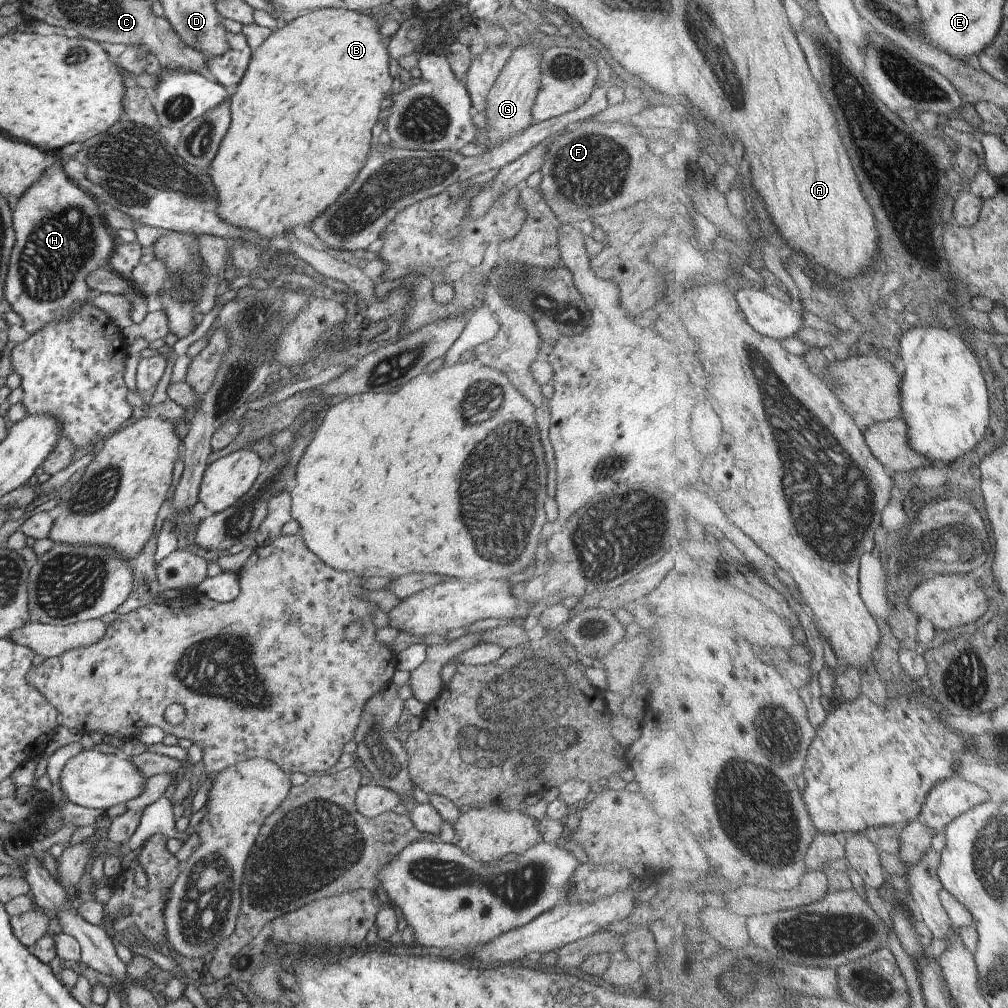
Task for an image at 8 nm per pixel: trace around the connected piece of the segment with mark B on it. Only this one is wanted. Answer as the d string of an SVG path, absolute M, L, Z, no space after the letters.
M319 9L312 10L288 22L282 22L278 28L257 46L250 57L240 81L234 86L230 96L230 121L219 148L207 166L205 174L213 184L216 205L215 214L228 225L252 233L244 237L227 242L227 256L231 259L236 270L249 270L253 266L260 266L260 255L269 246L273 236L281 236L298 226L309 227L310 224L356 179L370 153L371 128L379 117L379 102L390 92L390 72L387 70L388 52L380 41L382 37L377 32L381 22L381 15L375 17L370 13L358 13L347 9Z

